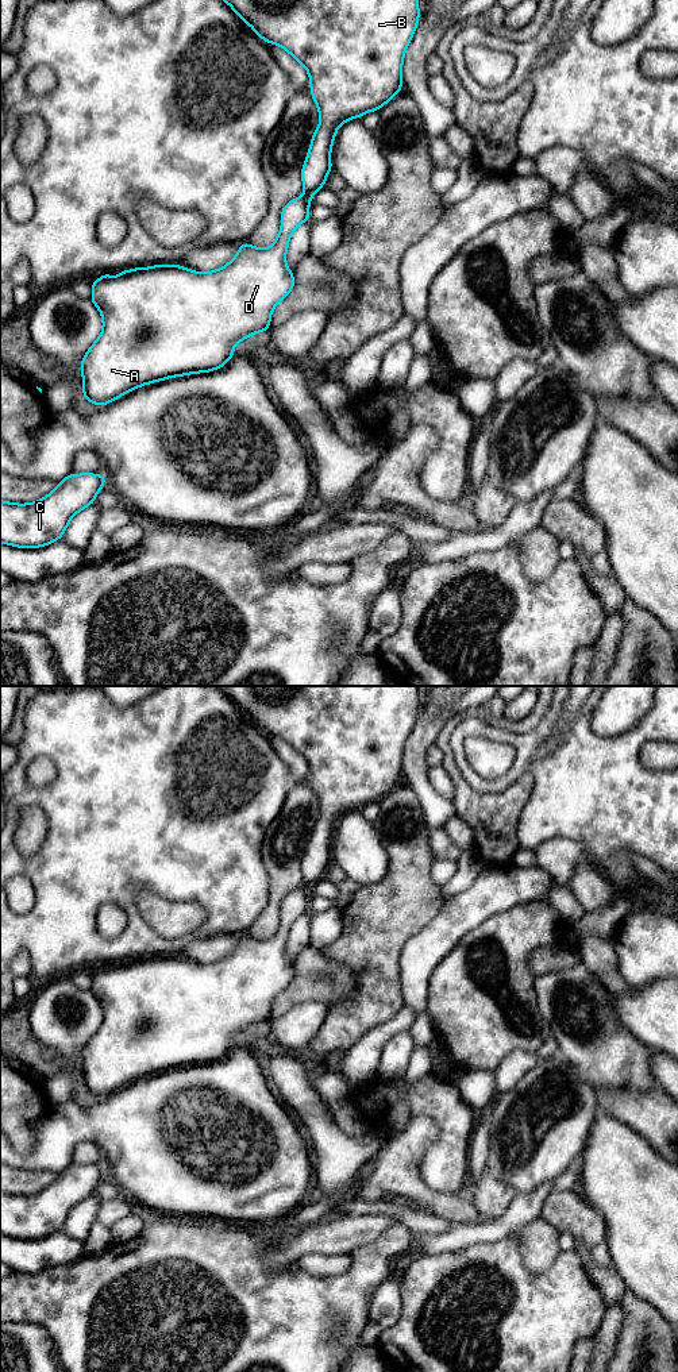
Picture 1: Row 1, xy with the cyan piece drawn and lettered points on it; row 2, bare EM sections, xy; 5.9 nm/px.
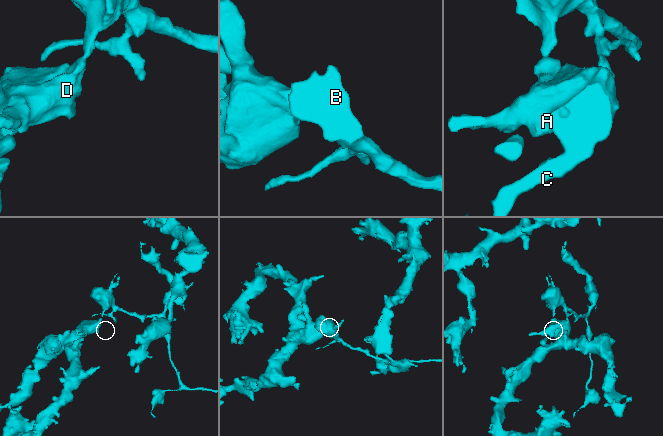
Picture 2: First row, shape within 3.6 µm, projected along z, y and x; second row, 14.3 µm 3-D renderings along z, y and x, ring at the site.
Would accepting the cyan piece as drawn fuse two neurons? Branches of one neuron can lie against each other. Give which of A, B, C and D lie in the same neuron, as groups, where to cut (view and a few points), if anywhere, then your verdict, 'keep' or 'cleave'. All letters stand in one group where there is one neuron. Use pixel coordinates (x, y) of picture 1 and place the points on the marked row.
A C D / B; cut in xy along (303, 196), (308, 203); cleave

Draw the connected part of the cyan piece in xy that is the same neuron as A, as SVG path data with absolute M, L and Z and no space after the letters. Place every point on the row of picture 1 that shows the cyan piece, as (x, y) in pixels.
M304 197L290 200L281 211L281 231L276 236L273 246L266 248L258 248L249 243L242 243L239 251L234 259L217 270L208 273L199 273L178 265L154 265L151 267L138 267L126 271L120 271L118 277L103 274L92 284L90 301L97 307L103 317L103 331L97 340L88 348L81 361L82 373L82 392L86 401L103 406L111 401L130 393L131 390L147 384L163 381L172 377L182 377L196 373L209 373L223 367L234 355L234 346L246 338L266 331L270 327L271 312L277 304L280 304L293 289L294 277L293 271L286 266L286 250L292 234L304 221L309 220L309 203Z

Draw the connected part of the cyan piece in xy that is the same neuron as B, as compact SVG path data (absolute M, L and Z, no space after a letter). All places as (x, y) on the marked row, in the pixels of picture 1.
M224 0L265 42L281 46L308 72L311 95L320 123L301 169L303 197L309 203L325 185L331 166L331 149L338 128L347 120L378 111L402 88L402 61L419 24L419 0Z

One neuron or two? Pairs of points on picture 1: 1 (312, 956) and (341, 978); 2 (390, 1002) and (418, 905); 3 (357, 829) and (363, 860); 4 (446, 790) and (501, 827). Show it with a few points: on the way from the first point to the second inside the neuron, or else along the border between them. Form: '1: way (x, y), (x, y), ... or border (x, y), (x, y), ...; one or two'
1: way (319, 963), (334, 978); one
2: way (386, 978), (386, 936), (393, 929); one
3: way (357, 837), (359, 852); one
4: border (440, 766), (453, 783), (453, 801); two

